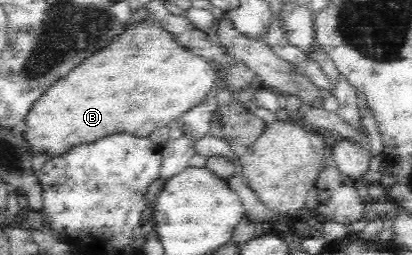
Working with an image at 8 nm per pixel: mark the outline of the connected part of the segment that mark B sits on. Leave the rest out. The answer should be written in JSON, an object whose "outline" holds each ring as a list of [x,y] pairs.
{"outline":[[[148,17],[125,28],[111,44],[85,58],[65,78],[57,80],[33,104],[25,121],[21,124],[27,149],[34,155],[48,158],[67,155],[79,144],[93,143],[117,132],[127,132],[137,137],[149,137],[161,127],[174,125],[189,108],[199,104],[210,88],[218,86],[218,69],[202,56],[193,54],[179,46],[171,34],[165,32],[157,22]]]}

